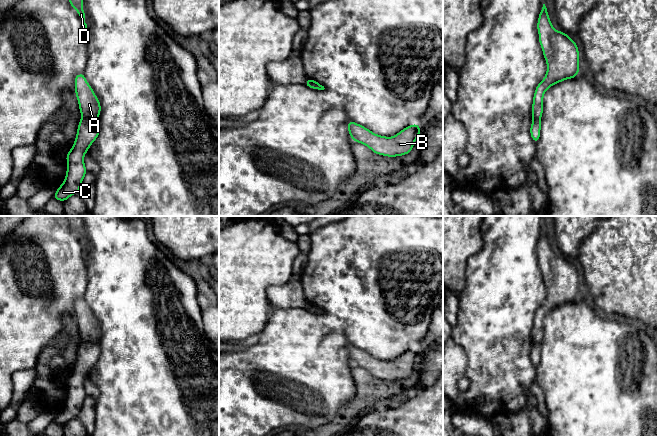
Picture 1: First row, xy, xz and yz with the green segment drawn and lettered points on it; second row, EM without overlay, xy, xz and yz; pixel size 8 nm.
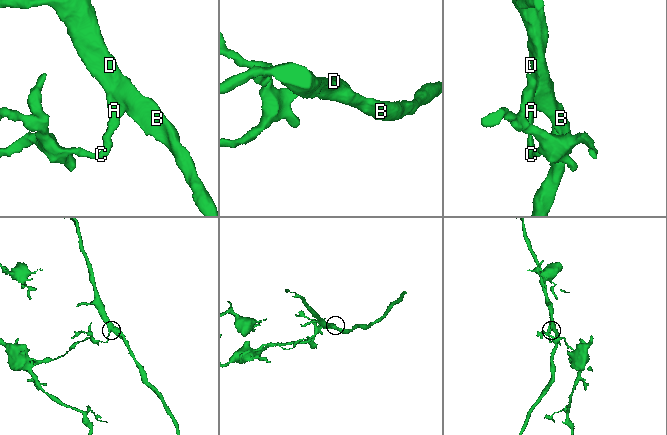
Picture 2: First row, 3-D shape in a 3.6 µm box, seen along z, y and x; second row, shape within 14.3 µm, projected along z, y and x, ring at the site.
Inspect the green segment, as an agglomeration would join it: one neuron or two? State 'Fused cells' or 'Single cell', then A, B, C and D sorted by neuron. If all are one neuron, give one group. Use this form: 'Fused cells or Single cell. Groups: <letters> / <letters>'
Fused cells. Groups: A B D / C

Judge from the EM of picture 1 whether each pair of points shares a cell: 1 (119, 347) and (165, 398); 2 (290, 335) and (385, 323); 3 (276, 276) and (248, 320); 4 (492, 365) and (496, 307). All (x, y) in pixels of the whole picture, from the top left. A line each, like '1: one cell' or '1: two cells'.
1: one cell
2: two cells
3: one cell
4: one cell

